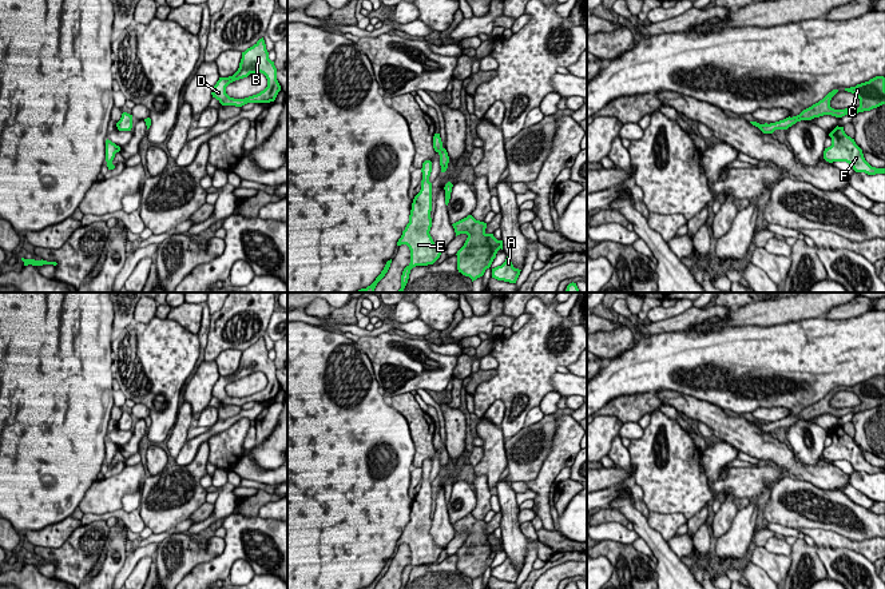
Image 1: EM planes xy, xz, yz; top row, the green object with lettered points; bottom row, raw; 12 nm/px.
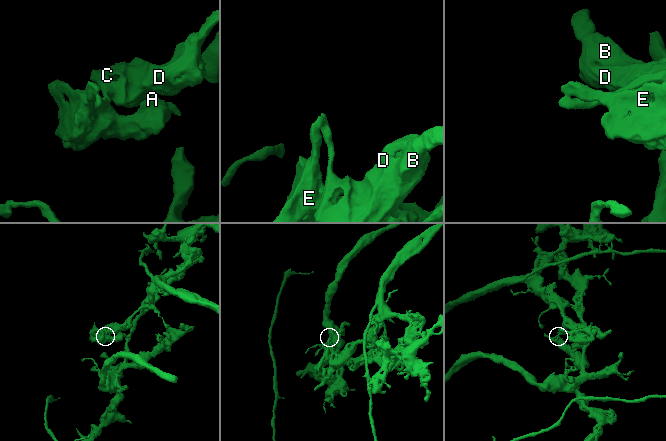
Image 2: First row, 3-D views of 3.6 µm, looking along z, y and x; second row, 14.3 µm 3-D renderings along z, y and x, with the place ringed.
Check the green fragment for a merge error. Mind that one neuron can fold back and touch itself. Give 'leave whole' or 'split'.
split

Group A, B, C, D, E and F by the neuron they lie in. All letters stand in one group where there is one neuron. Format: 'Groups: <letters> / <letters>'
Groups: A E F / B C D

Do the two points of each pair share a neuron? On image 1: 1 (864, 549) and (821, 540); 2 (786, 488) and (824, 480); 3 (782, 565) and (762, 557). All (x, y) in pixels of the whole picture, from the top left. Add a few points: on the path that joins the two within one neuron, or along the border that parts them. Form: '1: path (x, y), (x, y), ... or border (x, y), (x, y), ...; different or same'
1: path (853, 545), (832, 540); same
2: border (797, 477), (824, 489), (840, 490); different
3: path (777, 565), (768, 561); same

